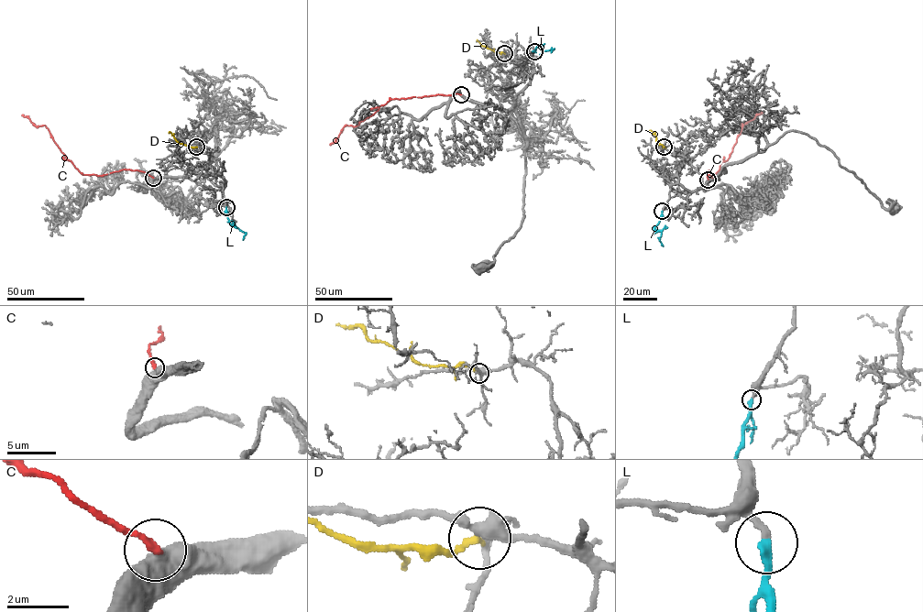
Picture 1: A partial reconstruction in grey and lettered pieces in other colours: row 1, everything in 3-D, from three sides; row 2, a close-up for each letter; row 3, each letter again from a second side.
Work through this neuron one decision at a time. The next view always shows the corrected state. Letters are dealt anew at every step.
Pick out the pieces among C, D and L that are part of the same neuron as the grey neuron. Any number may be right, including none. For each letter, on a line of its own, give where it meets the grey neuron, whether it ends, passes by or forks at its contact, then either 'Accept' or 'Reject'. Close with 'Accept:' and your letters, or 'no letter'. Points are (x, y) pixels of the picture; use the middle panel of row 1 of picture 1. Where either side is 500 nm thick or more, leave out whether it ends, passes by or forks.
C: Touches grey at (461, 94). Reject
D: Touches grey at (504, 53). It ends there. Reject
L: Touches grey at (534, 51). It ends there. Accept
Accept: L

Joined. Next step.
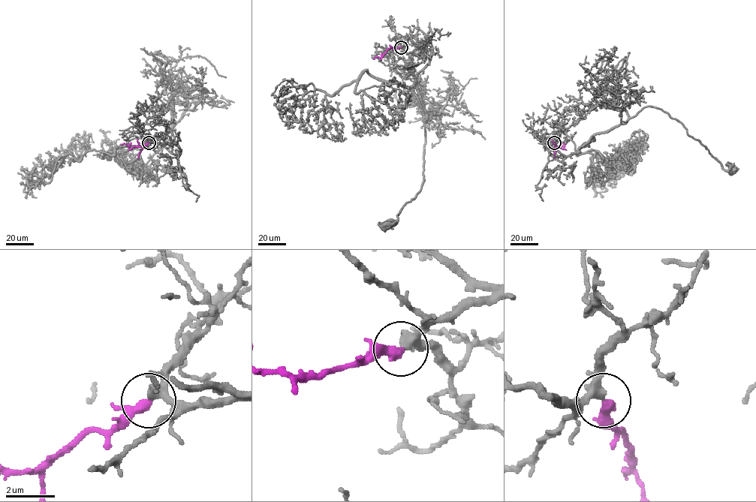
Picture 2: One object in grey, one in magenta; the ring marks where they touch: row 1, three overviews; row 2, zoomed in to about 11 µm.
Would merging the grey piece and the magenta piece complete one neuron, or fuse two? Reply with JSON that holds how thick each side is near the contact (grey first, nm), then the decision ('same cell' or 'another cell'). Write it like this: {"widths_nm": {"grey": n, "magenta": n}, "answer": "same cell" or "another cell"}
{"widths_nm": {"grey": 360, "magenta": 400}, "answer": "same cell"}

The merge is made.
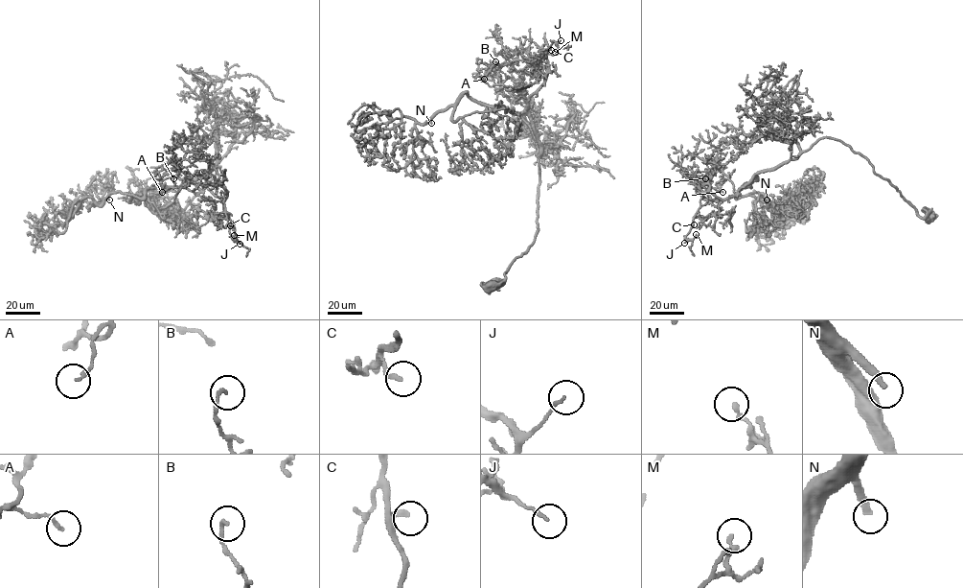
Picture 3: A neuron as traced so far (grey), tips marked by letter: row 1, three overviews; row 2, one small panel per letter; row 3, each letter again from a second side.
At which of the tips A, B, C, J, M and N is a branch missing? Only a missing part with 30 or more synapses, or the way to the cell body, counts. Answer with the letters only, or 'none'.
N

